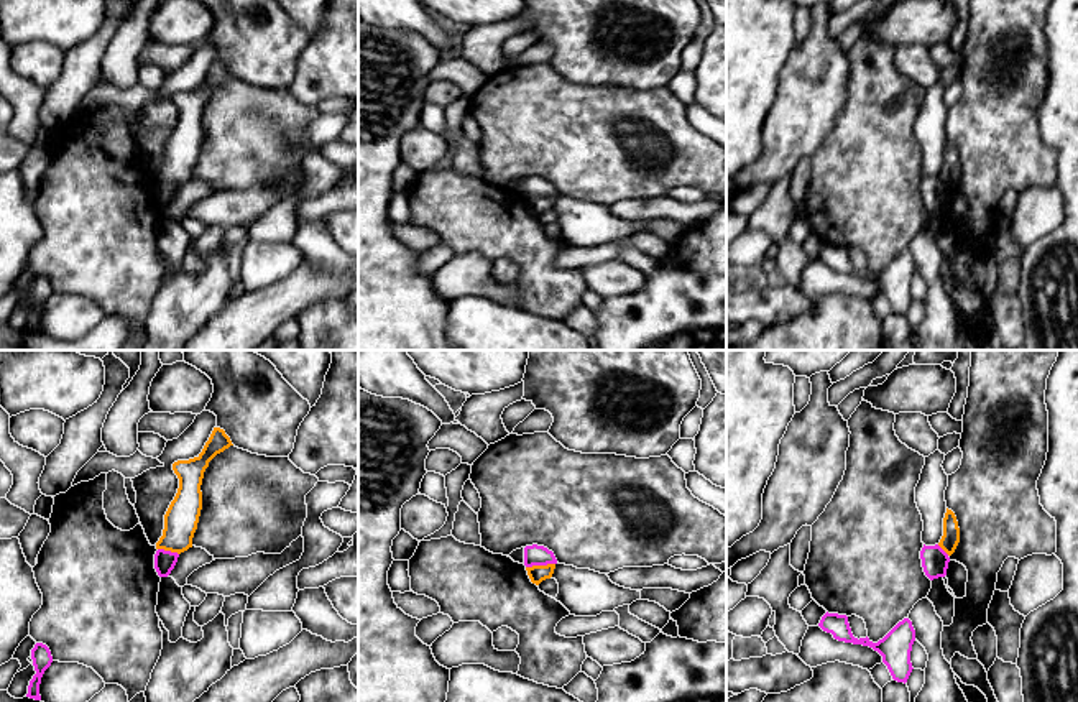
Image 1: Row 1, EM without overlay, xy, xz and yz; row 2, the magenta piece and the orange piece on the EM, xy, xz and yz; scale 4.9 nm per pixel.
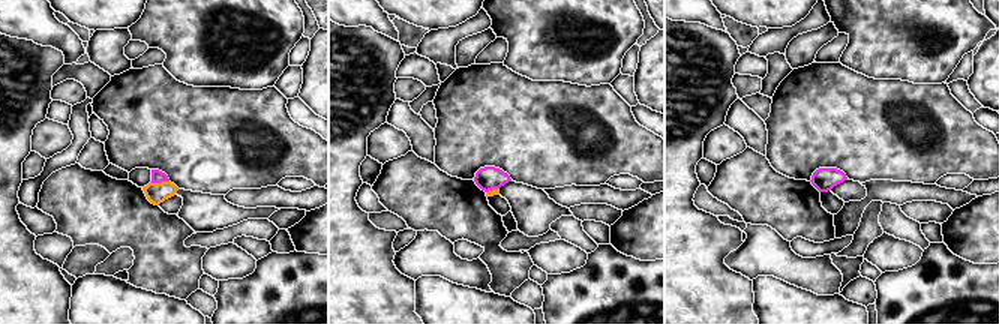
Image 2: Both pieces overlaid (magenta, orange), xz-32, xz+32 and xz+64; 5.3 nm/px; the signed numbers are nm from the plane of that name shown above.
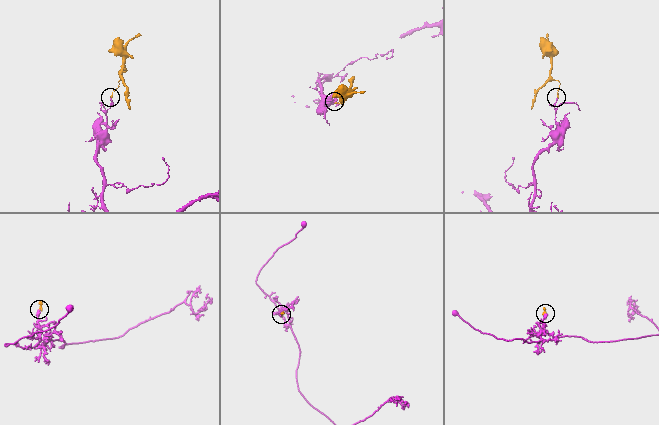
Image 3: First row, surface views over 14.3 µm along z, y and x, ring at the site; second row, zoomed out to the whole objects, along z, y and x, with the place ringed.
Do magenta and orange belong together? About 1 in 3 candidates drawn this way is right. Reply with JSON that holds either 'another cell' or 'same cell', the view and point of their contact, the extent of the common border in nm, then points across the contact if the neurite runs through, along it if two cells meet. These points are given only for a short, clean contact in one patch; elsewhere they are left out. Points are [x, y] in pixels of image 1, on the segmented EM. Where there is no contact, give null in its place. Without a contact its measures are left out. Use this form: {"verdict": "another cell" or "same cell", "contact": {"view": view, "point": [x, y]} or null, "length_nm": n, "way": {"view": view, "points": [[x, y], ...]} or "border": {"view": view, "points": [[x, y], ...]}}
{"verdict": "another cell", "contact": {"view": "xz", "point": [539, 564]}, "length_nm": 150, "border": {"view": "xz", "points": [[554, 563], [526, 568]]}}

